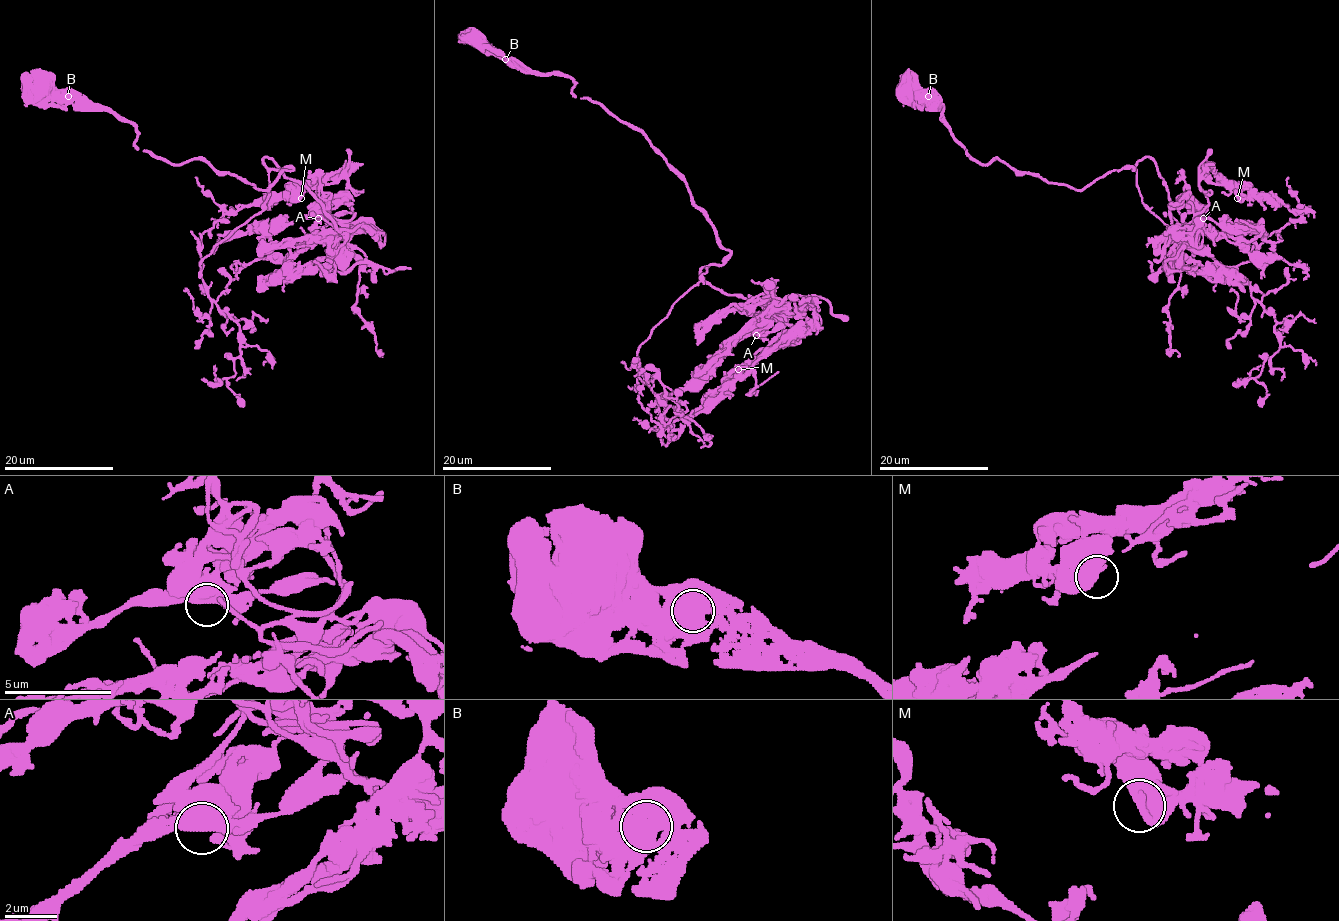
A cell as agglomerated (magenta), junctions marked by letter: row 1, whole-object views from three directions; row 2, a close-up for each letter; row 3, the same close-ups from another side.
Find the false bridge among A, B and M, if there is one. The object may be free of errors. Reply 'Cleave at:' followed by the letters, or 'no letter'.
Cleave at: no letter

